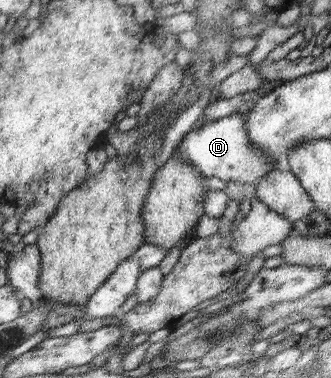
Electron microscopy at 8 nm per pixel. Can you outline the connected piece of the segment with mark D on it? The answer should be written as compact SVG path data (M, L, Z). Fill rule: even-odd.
M232 113L214 121L207 121L201 128L193 128L175 148L181 160L193 165L204 177L215 176L227 182L257 184L274 168L271 156L263 154L258 146L248 137L246 122L248 113Z

